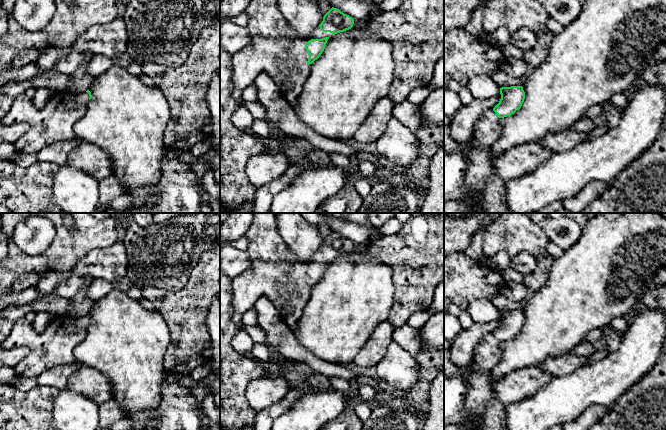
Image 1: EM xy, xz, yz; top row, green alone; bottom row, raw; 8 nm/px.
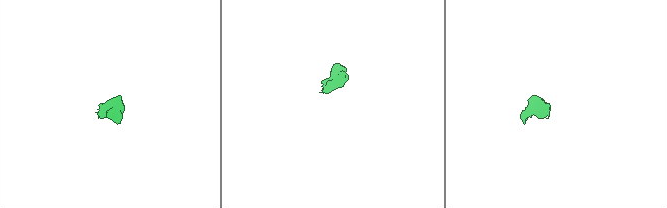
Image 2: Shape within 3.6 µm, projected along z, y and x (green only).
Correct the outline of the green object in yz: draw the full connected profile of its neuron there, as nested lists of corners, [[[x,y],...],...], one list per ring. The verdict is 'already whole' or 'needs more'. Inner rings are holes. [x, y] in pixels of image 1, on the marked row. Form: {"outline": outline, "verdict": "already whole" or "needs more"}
{"outline": [[[511,86],[500,88],[501,99],[499,103],[490,110],[484,112],[476,121],[473,132],[473,140],[466,145],[456,142],[450,135],[449,125],[444,125],[444,203],[458,200],[463,195],[463,185],[468,163],[468,148],[482,148],[490,151],[491,147],[499,140],[502,129],[499,122],[519,110],[525,99],[522,86]]], "verdict": "needs more"}

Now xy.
{"outline": [[[89,90],[83,93],[56,91],[43,108],[37,108],[32,99],[21,94],[13,99],[10,110],[1,120],[7,125],[27,122],[30,125],[29,131],[13,144],[17,152],[38,153],[50,144],[76,138],[73,126],[86,114],[87,103],[91,98]]], "verdict": "needs more"}

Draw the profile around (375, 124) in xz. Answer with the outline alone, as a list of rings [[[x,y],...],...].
[[[388,95],[381,98],[355,132],[353,139],[365,146],[375,143],[386,130],[388,122],[393,118],[394,104]]]

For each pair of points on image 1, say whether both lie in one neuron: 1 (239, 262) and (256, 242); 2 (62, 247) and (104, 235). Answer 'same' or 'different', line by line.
1: different
2: same

